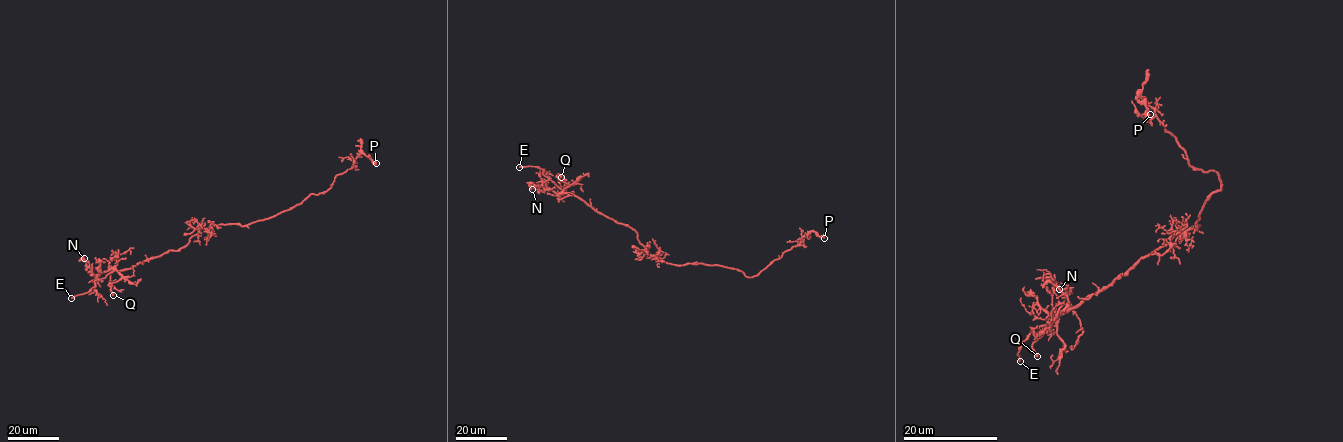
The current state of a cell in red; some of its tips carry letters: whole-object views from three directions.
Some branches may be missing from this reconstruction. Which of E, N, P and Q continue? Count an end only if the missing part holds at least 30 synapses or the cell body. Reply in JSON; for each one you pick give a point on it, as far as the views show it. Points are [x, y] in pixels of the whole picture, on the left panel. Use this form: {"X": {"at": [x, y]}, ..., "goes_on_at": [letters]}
{"E": {"at": [71, 298]}, "goes_on_at": ["E"]}

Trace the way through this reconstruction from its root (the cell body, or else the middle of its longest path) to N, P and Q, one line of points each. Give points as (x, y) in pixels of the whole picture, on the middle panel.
N: (667, 263), (651, 255), (633, 229), (597, 212), (571, 194), (556, 193), (543, 185), (530, 185), (532, 189)
P: (667, 263), (721, 265), (754, 276), (798, 245), (810, 232), (824, 238)
Q: (667, 263), (651, 255), (633, 229), (564, 193), (563, 189), (569, 185), (561, 177)

